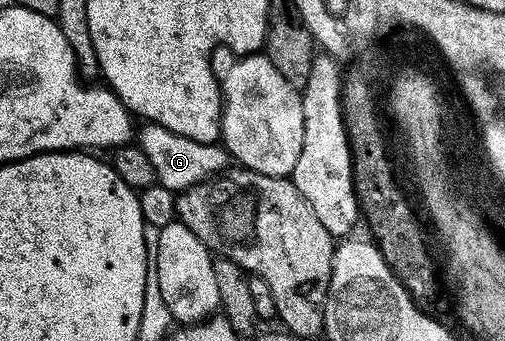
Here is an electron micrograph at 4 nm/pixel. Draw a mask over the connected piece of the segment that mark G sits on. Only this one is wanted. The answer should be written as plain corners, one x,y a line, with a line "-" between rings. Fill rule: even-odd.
144,123
141,126
141,129
140,126
138,129
138,148
150,161
150,167
154,167
154,175
158,184
166,187
171,193
179,195
184,190
201,185
203,181
229,168
230,154
223,144
186,139
186,135
178,135
161,125

